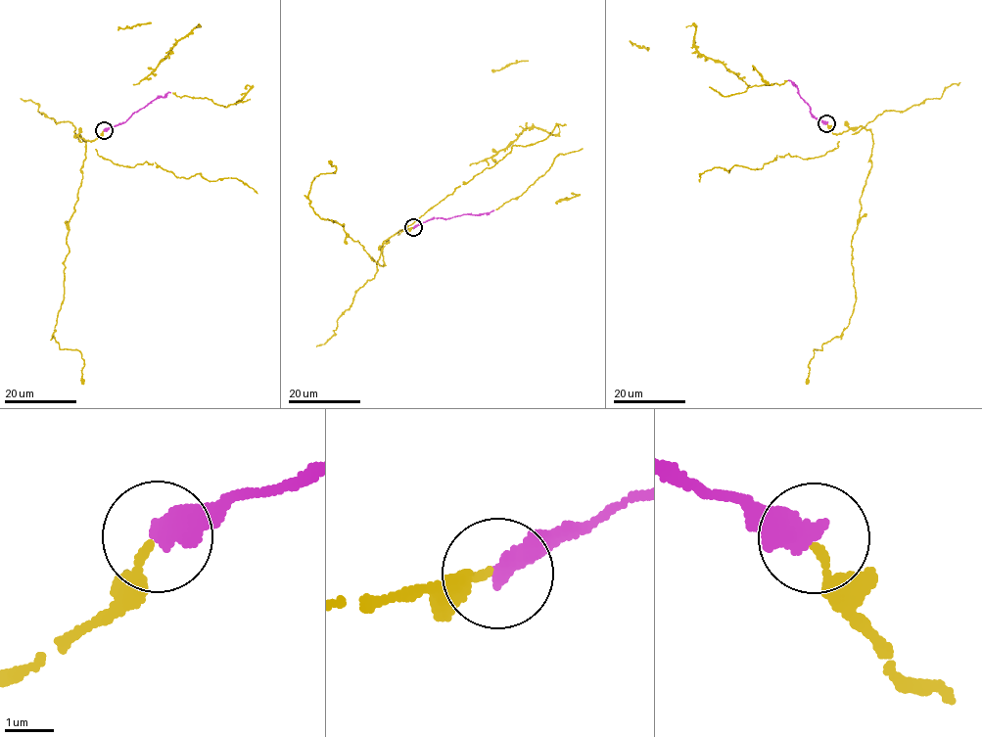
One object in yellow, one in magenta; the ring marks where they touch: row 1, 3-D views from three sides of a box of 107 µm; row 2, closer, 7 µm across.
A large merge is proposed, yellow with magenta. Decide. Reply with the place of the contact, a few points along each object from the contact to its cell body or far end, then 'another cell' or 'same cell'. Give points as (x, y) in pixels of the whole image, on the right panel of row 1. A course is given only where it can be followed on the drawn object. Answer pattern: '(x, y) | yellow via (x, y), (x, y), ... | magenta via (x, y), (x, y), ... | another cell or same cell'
(826, 123) | yellow via (826, 123), (833, 133), (869, 129), (872, 167), (851, 243), (853, 314), (840, 335), (814, 348), (806, 384) | magenta via (826, 122), (812, 115), (797, 87), (788, 80) | same cell

